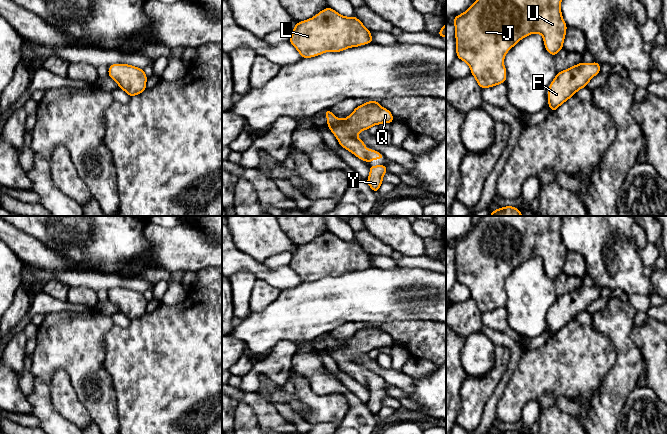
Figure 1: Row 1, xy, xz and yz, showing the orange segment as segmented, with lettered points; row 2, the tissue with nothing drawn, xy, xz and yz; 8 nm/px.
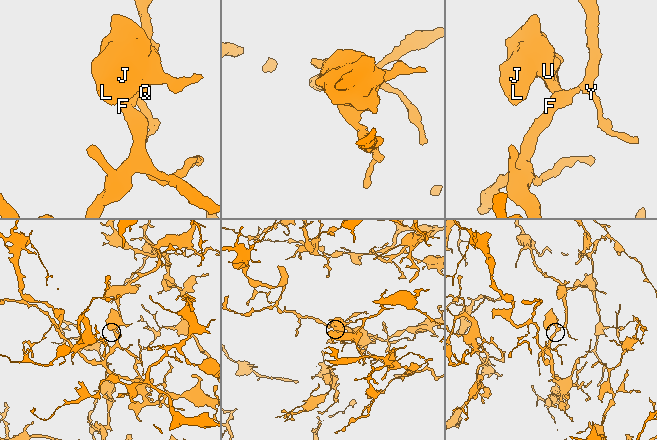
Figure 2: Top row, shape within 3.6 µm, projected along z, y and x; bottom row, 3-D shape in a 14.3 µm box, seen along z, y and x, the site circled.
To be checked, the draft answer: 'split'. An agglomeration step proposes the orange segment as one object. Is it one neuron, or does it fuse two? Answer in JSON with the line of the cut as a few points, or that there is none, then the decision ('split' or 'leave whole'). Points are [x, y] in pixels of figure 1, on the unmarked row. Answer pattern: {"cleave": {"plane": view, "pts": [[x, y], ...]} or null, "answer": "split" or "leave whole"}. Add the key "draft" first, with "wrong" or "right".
{"draft": "wrong", "cleave": null, "answer": "leave whole"}

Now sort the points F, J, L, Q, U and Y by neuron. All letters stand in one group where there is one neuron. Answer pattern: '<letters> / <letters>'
F J L Q U Y

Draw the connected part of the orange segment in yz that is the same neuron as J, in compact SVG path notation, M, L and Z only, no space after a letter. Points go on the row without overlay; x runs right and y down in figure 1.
M480 216L479 222L464 237L456 240L455 248L457 282L465 285L471 298L482 312L505 307L506 292L503 284L506 277L522 262L540 257L546 274L555 280L562 272L566 258L566 247L561 238L562 216Z

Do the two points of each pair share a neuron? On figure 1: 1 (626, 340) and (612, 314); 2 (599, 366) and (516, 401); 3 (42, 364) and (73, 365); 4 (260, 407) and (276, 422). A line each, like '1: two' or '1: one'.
1: one
2: one
3: one
4: one

